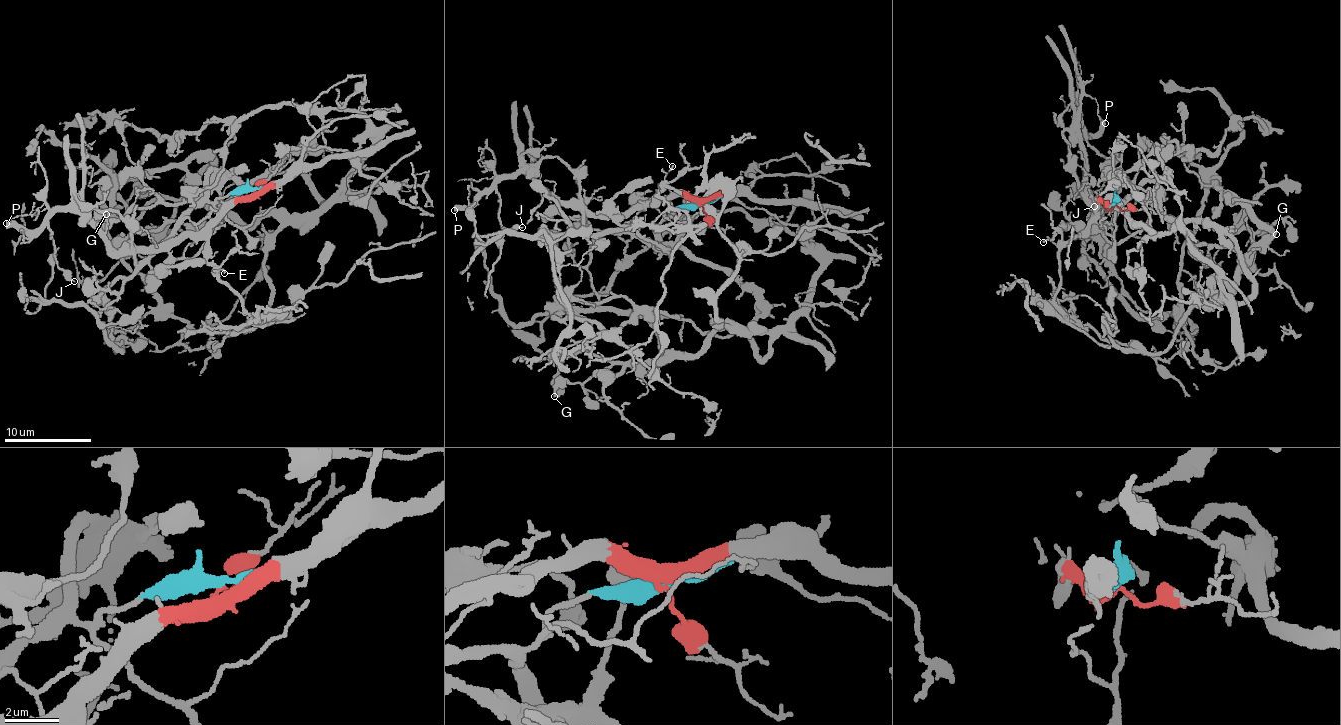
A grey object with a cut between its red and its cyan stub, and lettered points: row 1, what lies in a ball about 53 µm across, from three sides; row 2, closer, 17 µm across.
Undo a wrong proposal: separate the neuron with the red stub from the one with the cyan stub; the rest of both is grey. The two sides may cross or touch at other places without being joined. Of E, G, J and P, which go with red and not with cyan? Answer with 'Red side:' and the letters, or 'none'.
Red side: E, J, P

